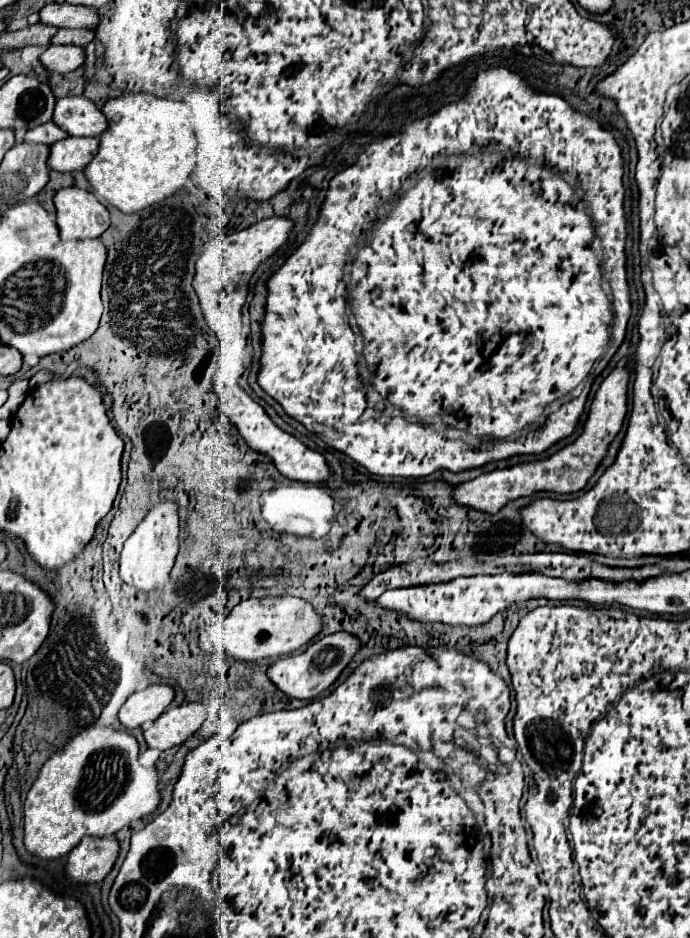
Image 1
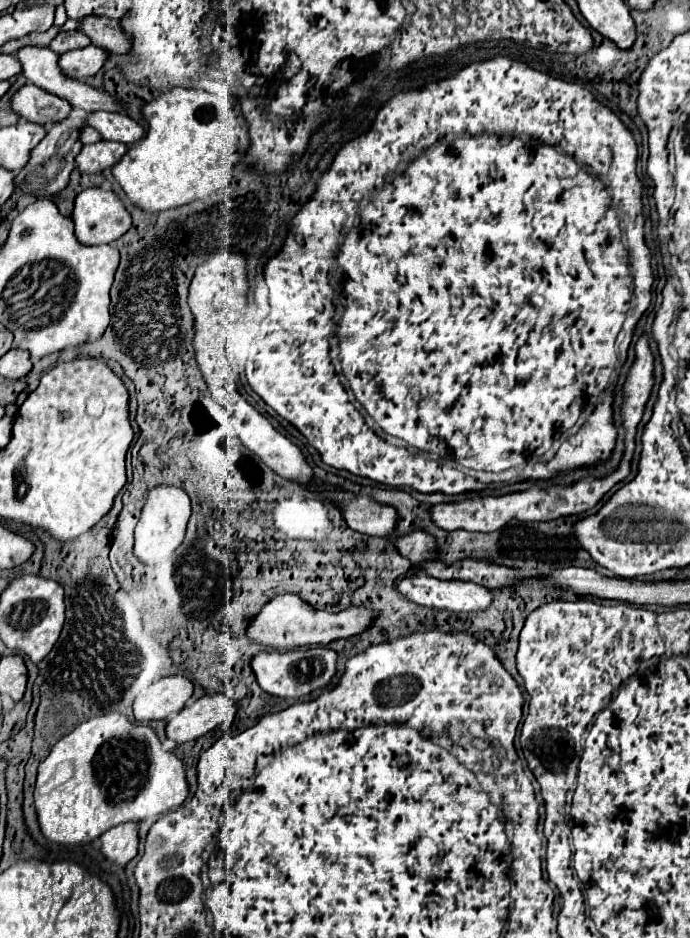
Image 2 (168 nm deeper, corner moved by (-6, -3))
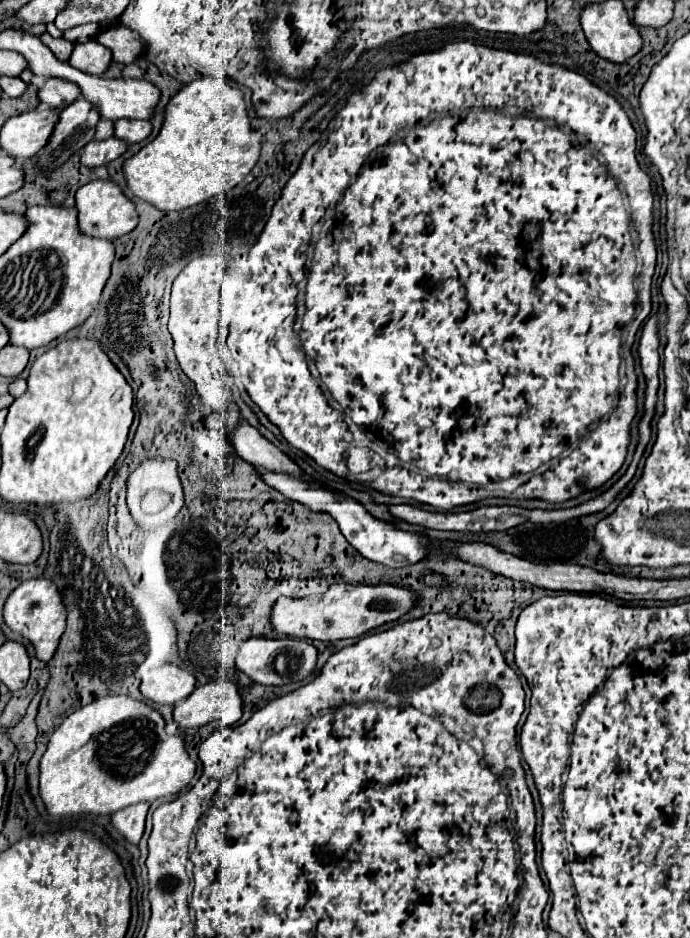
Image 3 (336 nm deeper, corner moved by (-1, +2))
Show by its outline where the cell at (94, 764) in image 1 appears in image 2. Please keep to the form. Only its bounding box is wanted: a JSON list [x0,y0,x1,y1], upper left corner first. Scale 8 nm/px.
[35,713,187,845]

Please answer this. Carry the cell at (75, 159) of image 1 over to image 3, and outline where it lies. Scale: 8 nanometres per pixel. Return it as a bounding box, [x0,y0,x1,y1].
[80,138,128,166]

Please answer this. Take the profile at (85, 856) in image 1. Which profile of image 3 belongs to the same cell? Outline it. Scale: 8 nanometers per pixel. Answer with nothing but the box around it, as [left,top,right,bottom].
[112,802,150,844]

